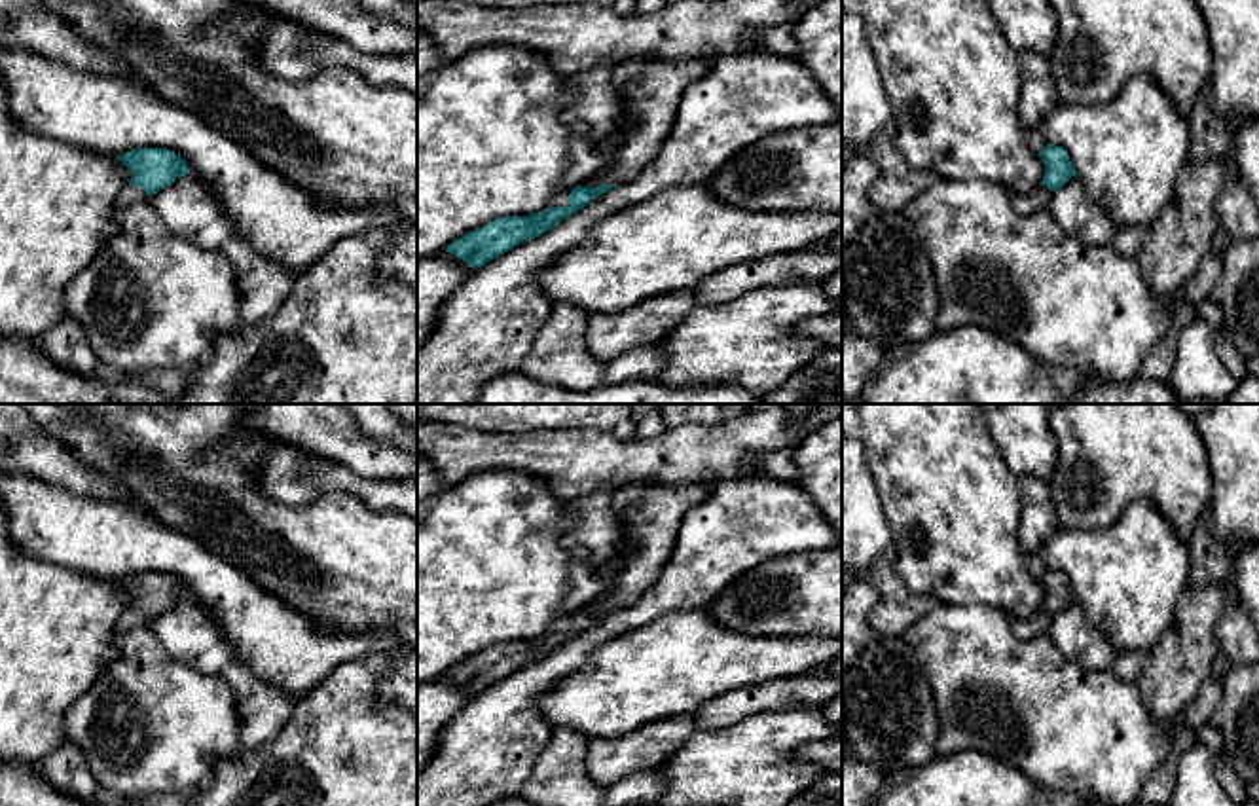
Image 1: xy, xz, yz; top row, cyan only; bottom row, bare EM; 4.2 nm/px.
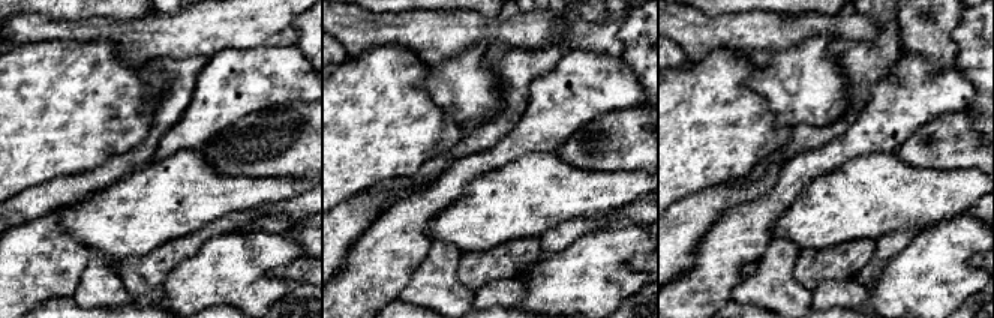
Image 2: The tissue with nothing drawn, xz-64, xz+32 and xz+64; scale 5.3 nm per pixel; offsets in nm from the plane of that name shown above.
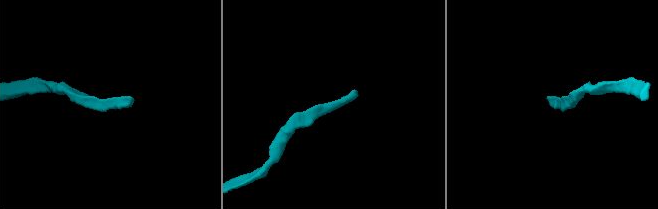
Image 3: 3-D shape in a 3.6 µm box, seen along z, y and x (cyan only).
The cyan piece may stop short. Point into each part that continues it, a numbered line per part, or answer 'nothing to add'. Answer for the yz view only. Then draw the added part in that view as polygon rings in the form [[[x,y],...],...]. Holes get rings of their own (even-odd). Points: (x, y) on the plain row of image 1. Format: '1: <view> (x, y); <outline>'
1: yz (1038, 624); [[[1037,611],[1026,620],[1011,618],[1011,628],[1020,639],[1030,641],[1049,633],[1050,622],[1052,614],[1049,614],[1047,611]]]

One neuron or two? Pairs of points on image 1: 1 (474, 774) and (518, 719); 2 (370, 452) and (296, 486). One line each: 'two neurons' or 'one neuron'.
1: one neuron
2: two neurons

